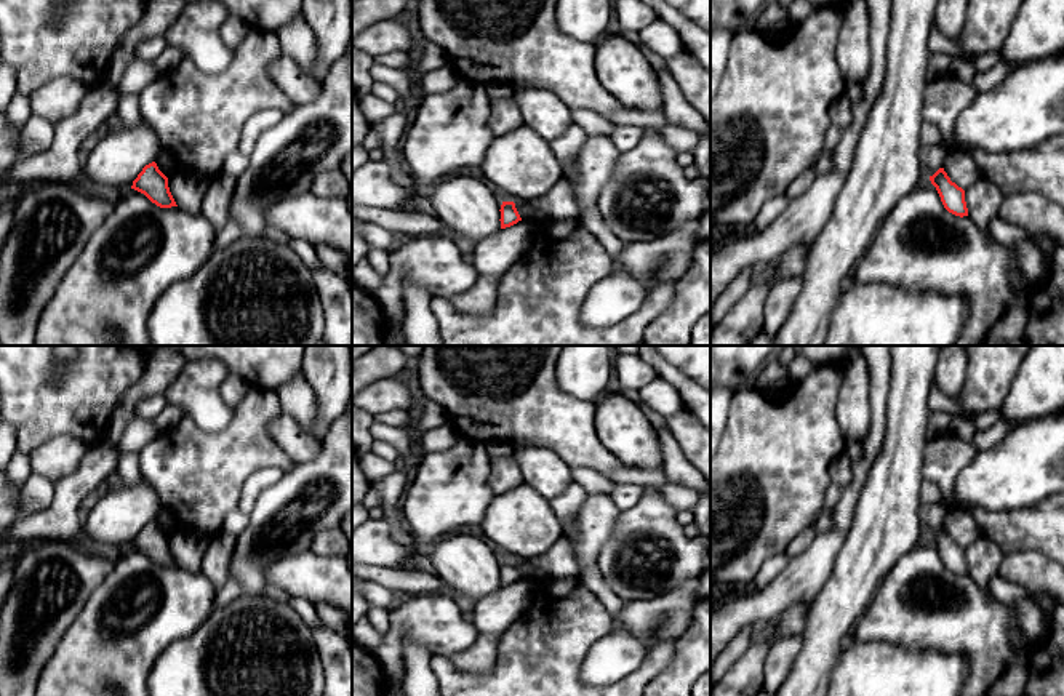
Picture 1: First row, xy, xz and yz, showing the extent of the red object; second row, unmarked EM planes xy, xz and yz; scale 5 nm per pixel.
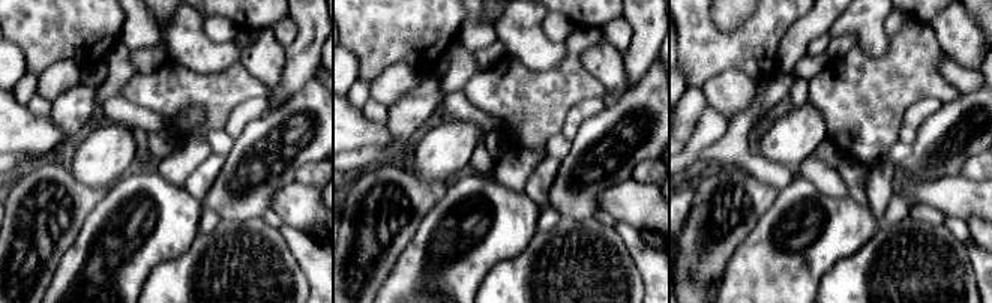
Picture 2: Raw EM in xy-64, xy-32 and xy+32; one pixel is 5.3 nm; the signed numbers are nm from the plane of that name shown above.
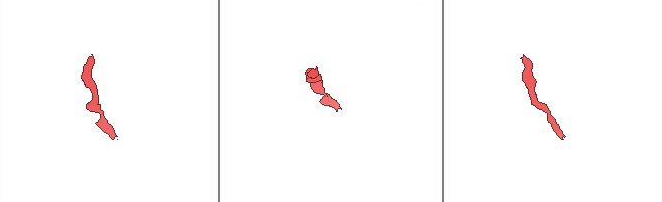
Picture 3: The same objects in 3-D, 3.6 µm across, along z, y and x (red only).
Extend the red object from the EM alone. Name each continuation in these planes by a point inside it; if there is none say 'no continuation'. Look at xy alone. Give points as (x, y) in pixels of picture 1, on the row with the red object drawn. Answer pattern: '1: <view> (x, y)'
no continuation

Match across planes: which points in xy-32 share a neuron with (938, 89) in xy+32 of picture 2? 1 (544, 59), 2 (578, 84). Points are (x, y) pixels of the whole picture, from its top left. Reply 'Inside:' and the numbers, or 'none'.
Inside: 2

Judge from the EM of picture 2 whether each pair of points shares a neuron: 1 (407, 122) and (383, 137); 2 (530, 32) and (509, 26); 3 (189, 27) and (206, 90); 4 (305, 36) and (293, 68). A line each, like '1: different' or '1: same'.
1: different
2: same
3: different
4: same

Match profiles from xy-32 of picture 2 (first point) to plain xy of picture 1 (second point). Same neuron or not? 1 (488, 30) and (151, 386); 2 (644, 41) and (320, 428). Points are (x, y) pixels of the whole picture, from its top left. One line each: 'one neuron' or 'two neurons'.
1: two neurons
2: one neuron

